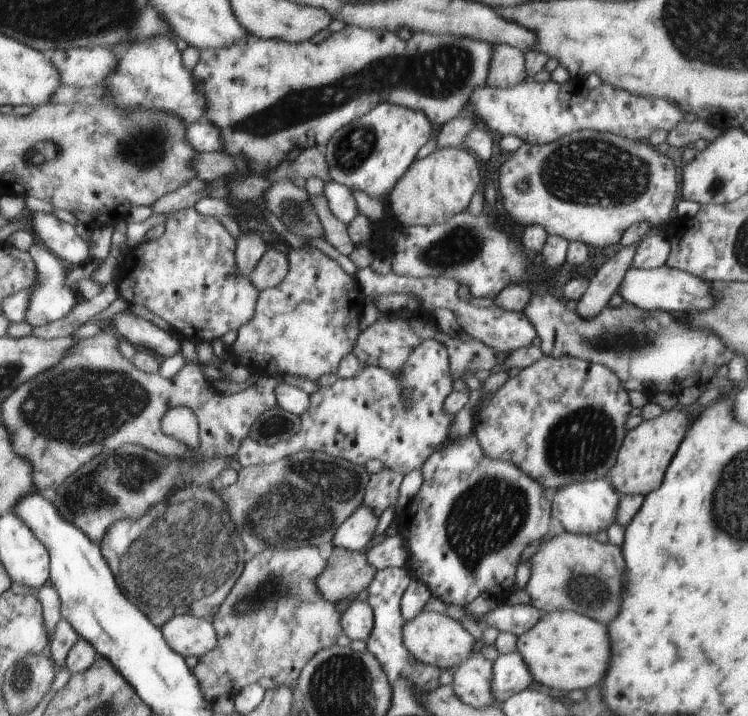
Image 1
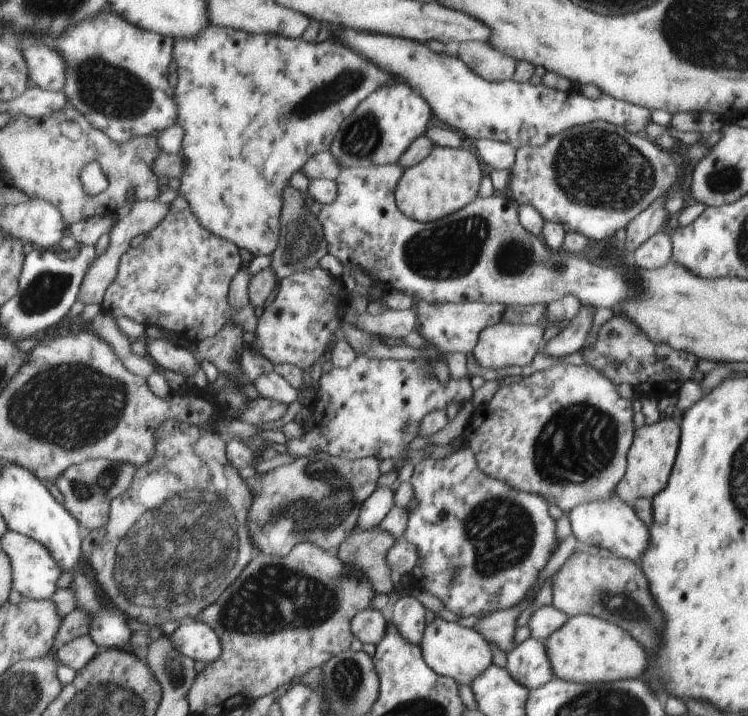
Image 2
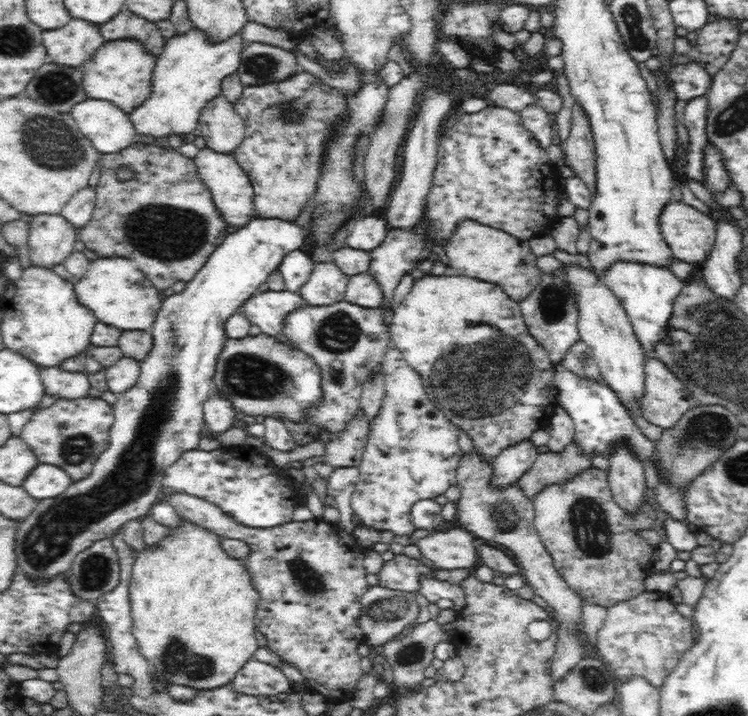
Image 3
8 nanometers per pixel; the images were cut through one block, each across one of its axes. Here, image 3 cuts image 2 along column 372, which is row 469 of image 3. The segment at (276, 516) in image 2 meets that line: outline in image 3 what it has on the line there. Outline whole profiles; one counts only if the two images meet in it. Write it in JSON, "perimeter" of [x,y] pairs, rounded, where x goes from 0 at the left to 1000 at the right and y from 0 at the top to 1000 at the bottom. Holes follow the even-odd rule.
{"perimeter":[[[628,628],[628,634],[620,634],[618,644],[614,645],[612,651],[612,658],[611,658],[611,676],[610,679],[615,683],[616,687],[616,697],[610,703],[611,704],[611,711],[612,715],[610,718],[610,723],[612,725],[612,735],[616,735],[619,739],[623,739],[626,743],[630,743],[634,747],[634,751],[639,753],[639,757],[655,757],[655,763],[671,763],[671,768],[676,768],[676,774],[682,774],[682,779],[687,779],[687,786],[694,791],[694,793],[698,793],[698,806],[701,810],[705,813],[705,816],[714,824],[714,828],[717,830],[717,838],[727,841],[727,845],[735,849],[735,853],[739,856],[739,863],[745,865],[745,869],[749,869],[749,888],[745,891],[745,904],[743,904],[743,911],[741,912],[741,916],[738,918],[738,922],[735,925],[735,944],[738,944],[738,955],[742,957],[743,951],[749,951],[751,946],[755,946],[757,940],[761,940],[765,934],[769,933],[769,930],[781,919],[781,908],[778,906],[778,898],[775,898],[775,880],[779,878],[779,866],[778,866],[778,846],[781,844],[779,837],[777,835],[777,831],[773,831],[769,825],[765,825],[765,821],[758,817],[757,813],[753,811],[753,806],[746,800],[746,795],[741,793],[741,789],[738,788],[738,778],[735,777],[735,772],[729,767],[729,763],[725,760],[722,747],[719,746],[719,740],[717,740],[717,736],[714,735],[714,723],[715,723],[715,714],[714,714],[714,696],[709,696],[707,691],[702,690],[702,686],[698,684],[698,676],[695,676],[695,669],[694,673],[687,673],[683,675],[682,679],[676,680],[666,680],[660,679],[660,642],[663,640],[658,641],[647,641],[644,640],[644,634],[639,634],[639,630],[635,628]]]}

